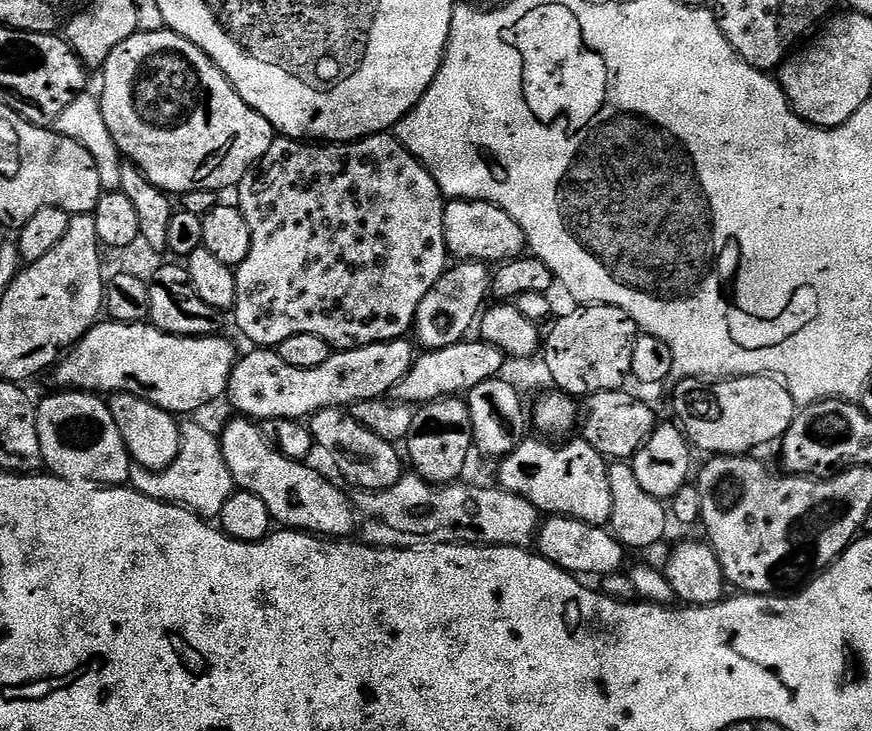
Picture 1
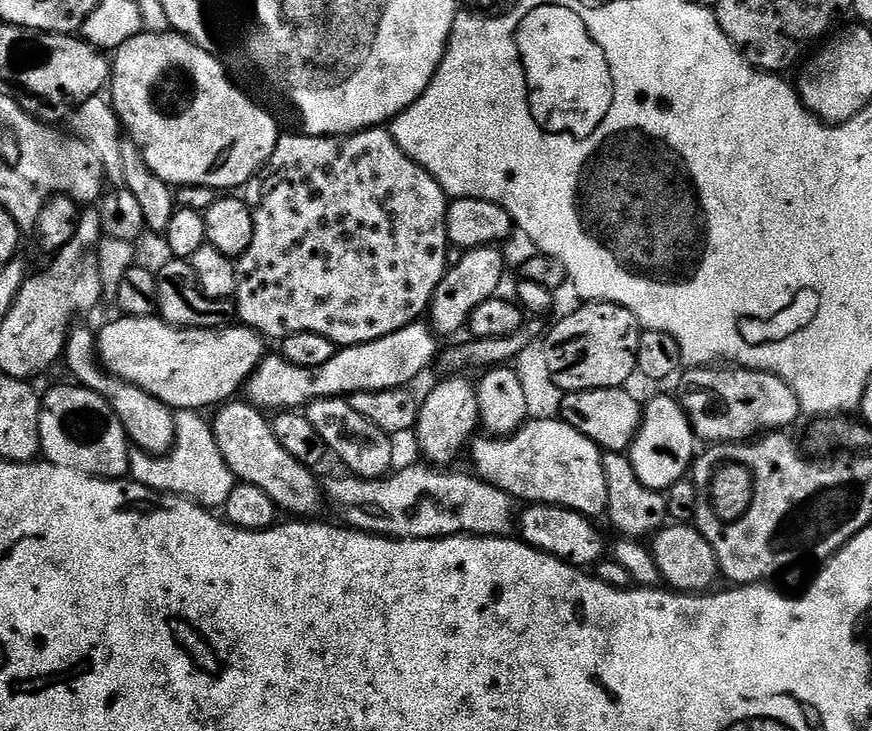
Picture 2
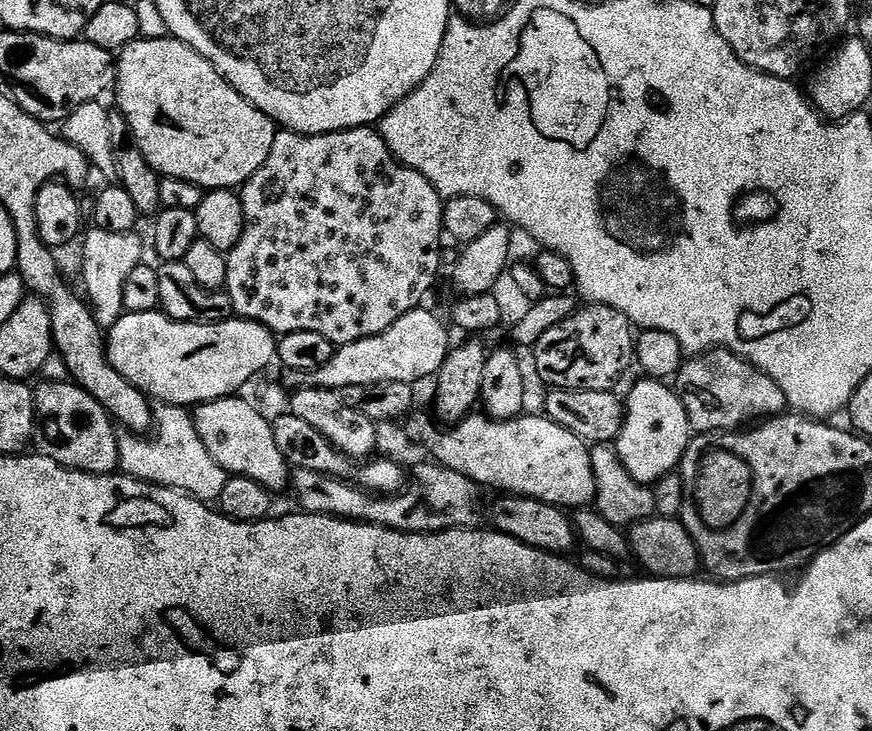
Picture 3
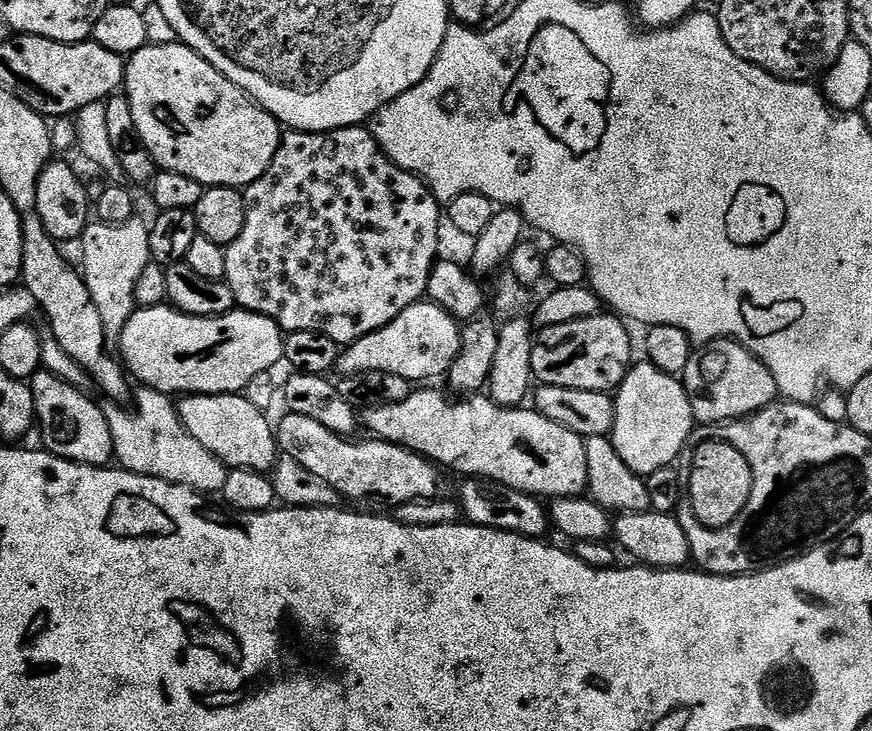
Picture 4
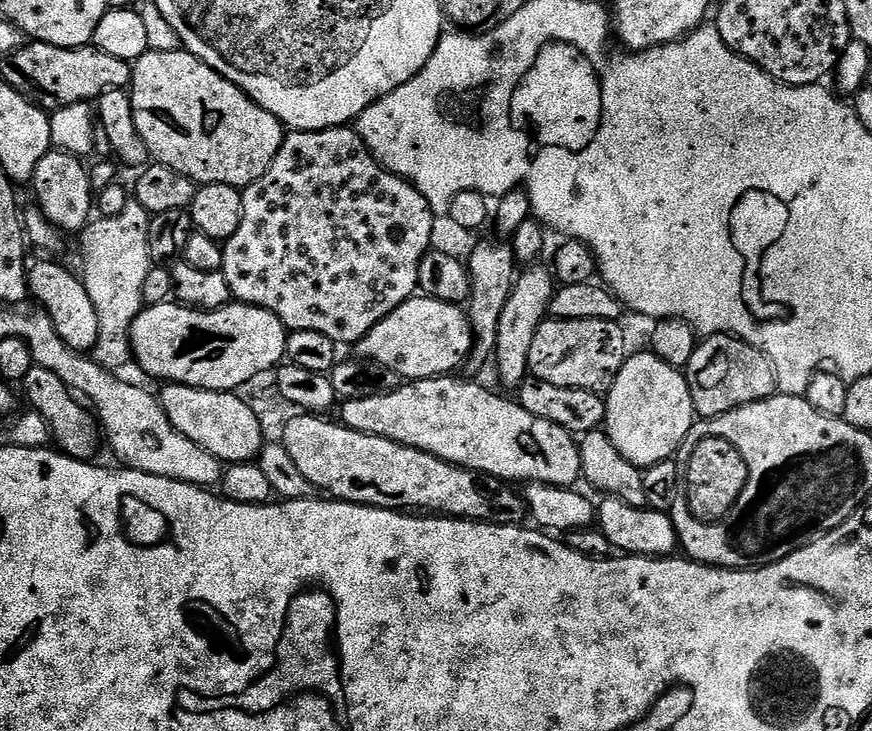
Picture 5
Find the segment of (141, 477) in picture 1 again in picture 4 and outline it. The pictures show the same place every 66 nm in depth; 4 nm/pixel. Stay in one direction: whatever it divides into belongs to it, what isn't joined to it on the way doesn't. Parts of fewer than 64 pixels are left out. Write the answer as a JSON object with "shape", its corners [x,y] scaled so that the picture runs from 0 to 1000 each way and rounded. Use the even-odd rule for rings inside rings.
{"shape":[[[161,528],[154,536],[155,553],[156,564],[150,564],[150,557],[132,553],[126,546],[120,546],[117,553],[122,577],[126,577],[126,594],[131,599],[136,639],[143,646],[213,665],[231,676],[256,674],[263,642],[249,624],[241,621],[241,616],[232,610],[232,605],[226,605],[216,592],[206,575],[198,543],[189,536]]]}

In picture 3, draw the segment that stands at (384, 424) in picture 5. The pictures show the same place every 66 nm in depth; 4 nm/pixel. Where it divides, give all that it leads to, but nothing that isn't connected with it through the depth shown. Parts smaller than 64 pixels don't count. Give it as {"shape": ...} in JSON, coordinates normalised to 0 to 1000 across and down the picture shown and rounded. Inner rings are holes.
{"shape":[[[481,564],[467,570],[469,599],[477,607],[487,607],[499,633],[539,654],[547,665],[573,668],[569,670],[607,679],[648,698],[682,691],[683,661],[675,609],[627,569],[597,566],[591,575],[565,575],[558,566],[542,566],[510,588],[492,565],[491,570]]]}

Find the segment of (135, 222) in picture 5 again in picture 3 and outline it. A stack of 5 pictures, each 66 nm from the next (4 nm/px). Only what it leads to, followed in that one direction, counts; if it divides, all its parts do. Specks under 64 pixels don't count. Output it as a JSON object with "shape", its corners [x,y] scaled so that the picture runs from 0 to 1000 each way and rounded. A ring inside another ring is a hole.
{"shape":[[[106,312],[94,328],[94,369],[96,389],[106,410],[108,430],[117,449],[128,447],[142,430],[143,389],[151,369],[163,360],[163,328],[150,317],[130,320],[116,312]]]}

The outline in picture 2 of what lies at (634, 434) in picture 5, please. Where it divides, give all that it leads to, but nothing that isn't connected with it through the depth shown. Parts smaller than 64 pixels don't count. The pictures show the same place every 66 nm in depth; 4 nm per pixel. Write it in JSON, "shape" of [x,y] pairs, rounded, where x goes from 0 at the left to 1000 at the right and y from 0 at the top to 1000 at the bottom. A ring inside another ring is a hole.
{"shape":[[[752,542],[739,553],[739,575],[718,622],[725,629],[727,648],[732,648],[732,659],[736,659],[736,665],[745,665],[745,670],[751,673],[765,674],[773,659],[790,650],[794,632],[800,622],[798,607],[800,598],[794,590],[794,580],[781,558],[779,546]]]}

